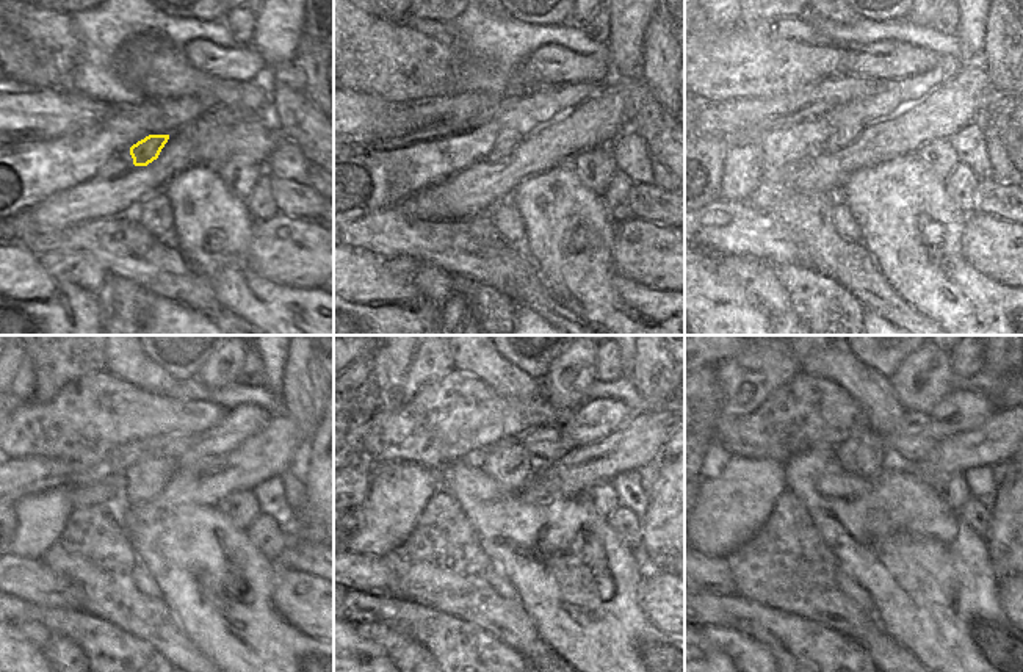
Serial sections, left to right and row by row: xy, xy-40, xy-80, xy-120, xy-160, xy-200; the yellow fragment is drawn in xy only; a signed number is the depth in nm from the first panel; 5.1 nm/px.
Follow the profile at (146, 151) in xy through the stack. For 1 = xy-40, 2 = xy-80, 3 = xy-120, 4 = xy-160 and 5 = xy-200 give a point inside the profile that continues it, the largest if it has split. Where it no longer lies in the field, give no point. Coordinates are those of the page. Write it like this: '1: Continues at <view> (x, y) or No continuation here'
1: Continues at xy-40 (503, 144)
2: Continues at xy-80 (840, 137)
3: Continues at xy-120 (144, 480)
4: Continues at xy-160 (508, 462)
5: Continues at xy-200 (862, 453).

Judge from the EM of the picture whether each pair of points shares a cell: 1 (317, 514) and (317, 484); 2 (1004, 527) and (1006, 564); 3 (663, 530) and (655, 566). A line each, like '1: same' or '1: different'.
1: same
2: same
3: different

